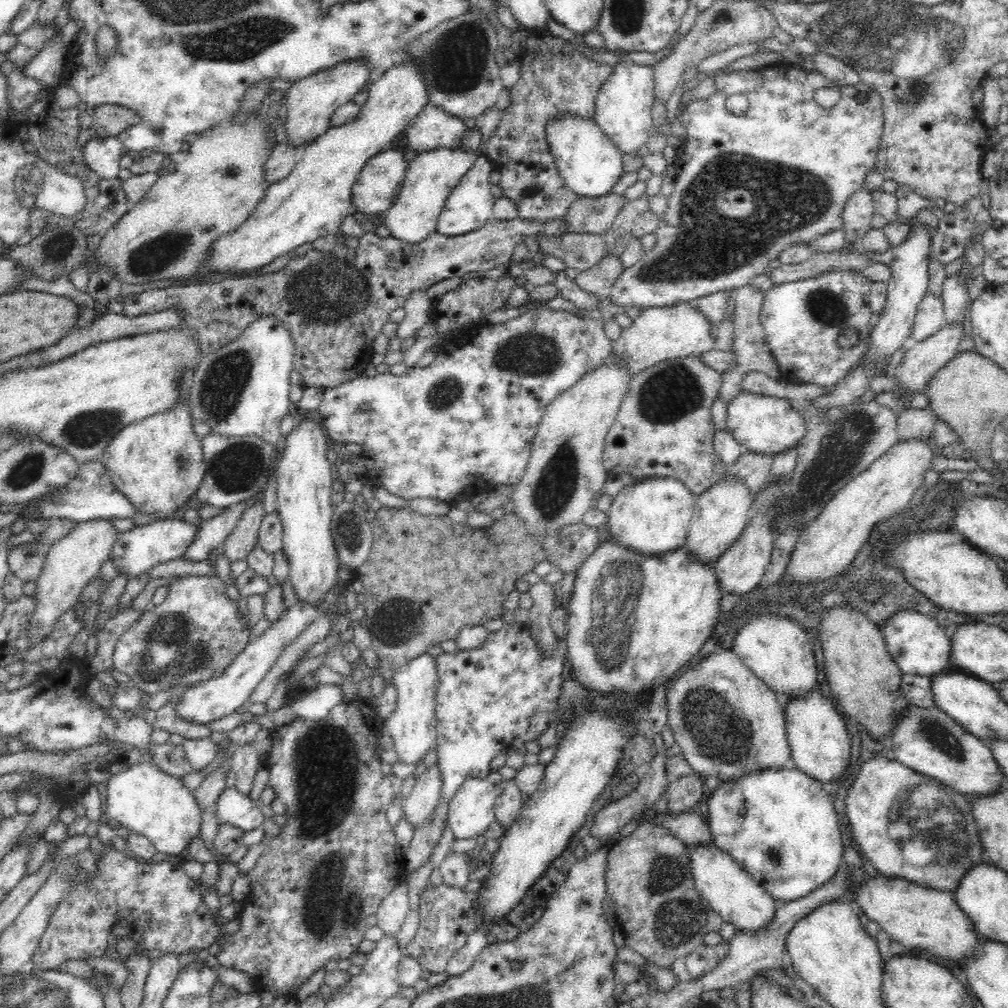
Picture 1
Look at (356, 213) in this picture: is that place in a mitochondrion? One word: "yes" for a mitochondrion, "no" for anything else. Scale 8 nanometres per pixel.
no

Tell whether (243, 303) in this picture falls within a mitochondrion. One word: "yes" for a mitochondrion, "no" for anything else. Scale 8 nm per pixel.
no

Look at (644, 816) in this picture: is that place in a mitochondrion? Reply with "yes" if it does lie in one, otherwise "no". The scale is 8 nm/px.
no

